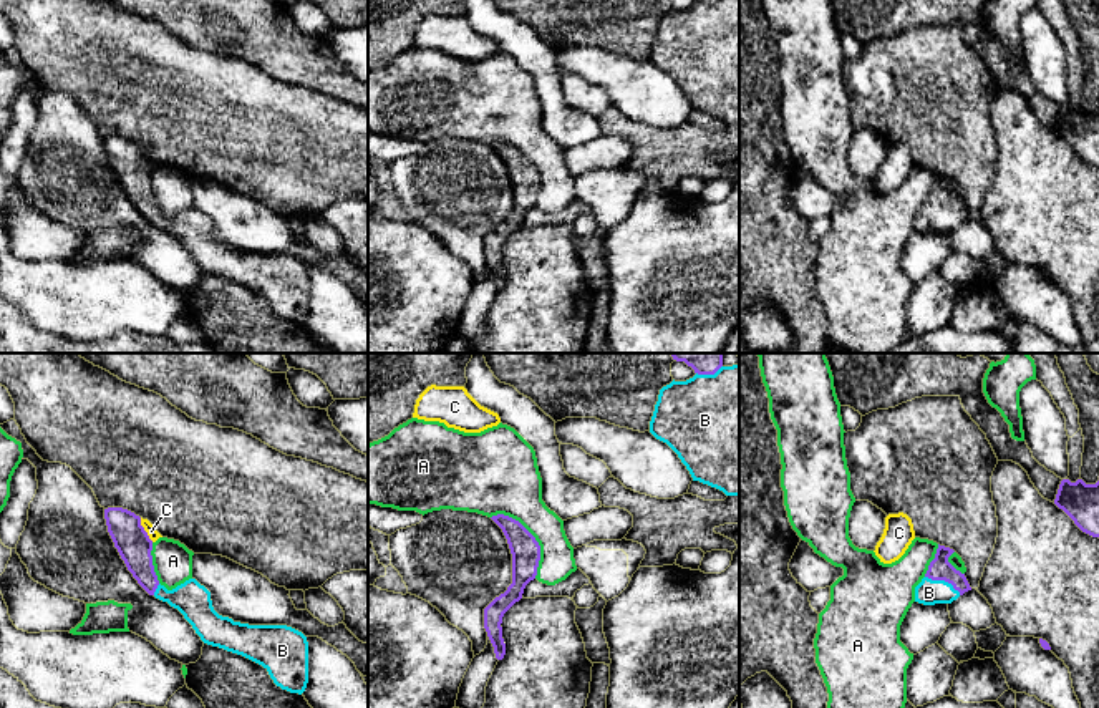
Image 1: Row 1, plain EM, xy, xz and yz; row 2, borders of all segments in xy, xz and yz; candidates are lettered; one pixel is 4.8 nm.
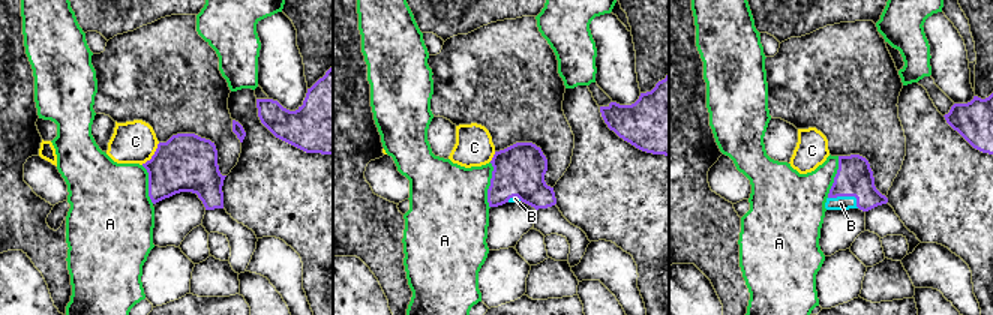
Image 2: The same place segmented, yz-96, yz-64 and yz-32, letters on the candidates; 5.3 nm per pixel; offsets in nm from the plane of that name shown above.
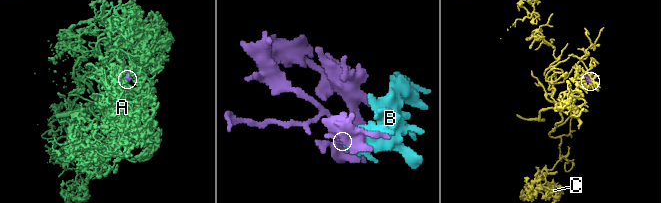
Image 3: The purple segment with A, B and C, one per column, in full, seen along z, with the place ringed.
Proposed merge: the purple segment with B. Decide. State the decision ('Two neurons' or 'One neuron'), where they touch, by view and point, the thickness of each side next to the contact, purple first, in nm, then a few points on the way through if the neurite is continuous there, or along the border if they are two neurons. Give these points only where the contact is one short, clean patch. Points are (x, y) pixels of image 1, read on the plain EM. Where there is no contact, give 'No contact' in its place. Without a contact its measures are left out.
One neuron. Touches purple at yz (944, 208). Thickness 110 nm (purple) against 130 nm

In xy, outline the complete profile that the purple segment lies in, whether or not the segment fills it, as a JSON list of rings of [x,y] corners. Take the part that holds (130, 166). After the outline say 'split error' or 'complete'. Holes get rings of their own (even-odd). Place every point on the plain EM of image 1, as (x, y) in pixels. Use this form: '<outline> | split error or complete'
[[[123,136],[104,138],[108,161],[138,212],[177,237],[207,274],[242,284],[262,293],[282,318],[302,323],[308,312],[307,265],[287,254],[249,254],[219,244],[211,221],[196,207],[172,219],[159,212],[153,194],[153,169],[141,146]]] | split error

